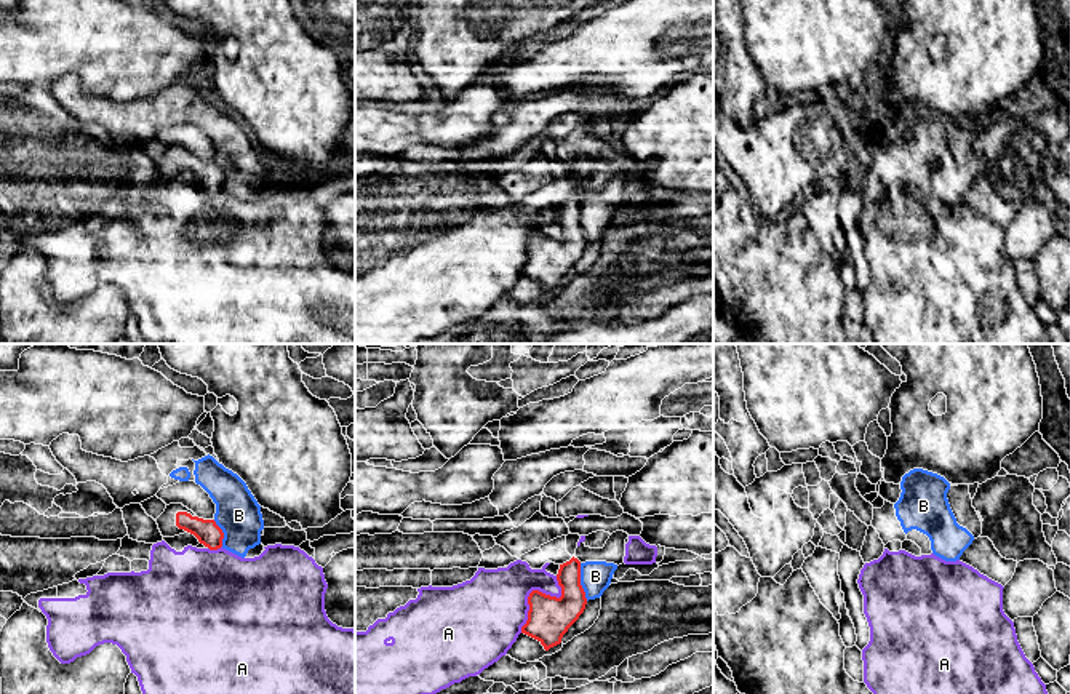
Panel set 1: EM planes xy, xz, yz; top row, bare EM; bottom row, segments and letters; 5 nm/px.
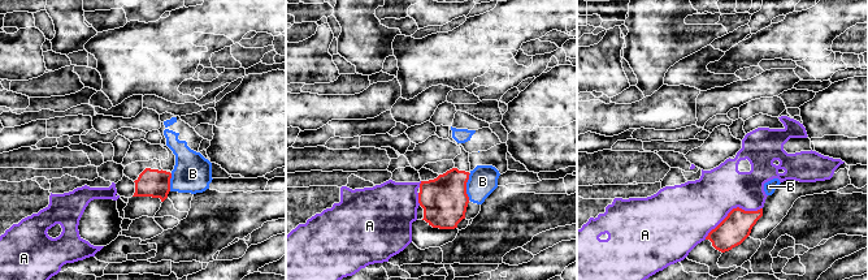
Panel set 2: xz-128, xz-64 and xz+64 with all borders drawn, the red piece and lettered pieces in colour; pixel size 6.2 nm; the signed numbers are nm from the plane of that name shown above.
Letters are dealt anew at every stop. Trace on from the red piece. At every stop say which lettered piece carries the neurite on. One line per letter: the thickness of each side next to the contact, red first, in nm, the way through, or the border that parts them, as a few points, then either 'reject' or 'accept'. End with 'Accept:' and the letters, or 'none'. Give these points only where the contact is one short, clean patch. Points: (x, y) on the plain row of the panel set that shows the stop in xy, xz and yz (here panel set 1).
A: 220 nm thick on the red side, 360 nm on the other; reject
B: 220 nm thick on the red side, 160 nm on the other; border along xz (579, 205), (579, 226), (587, 242); reject
Accept: none

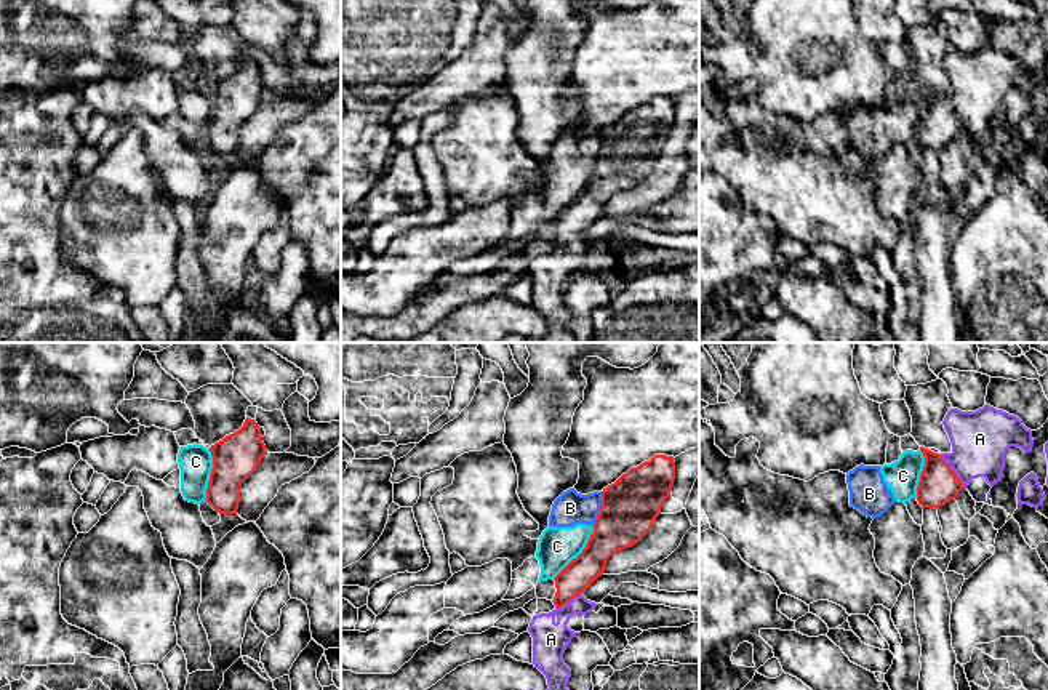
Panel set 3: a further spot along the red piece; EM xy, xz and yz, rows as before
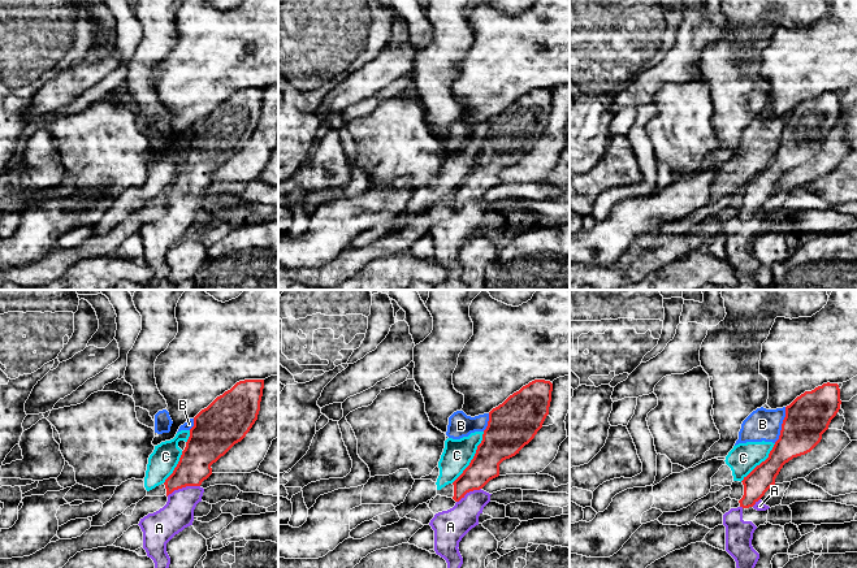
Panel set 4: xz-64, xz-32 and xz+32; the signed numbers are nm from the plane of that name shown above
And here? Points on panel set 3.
A: 190 nm thick on the red side, 300 nm on the other; runs through yz (938, 125), (954, 112), (978, 88), (980, 80); accept
B: 280 nm thick on the red side, 170 nm on the other; border along xz (602, 133), (600, 152), (592, 167); reject
C: 240 nm thick on the red side, 200 nm on the other; border along xz (594, 168), (586, 188), (554, 221); reject
Accept: A

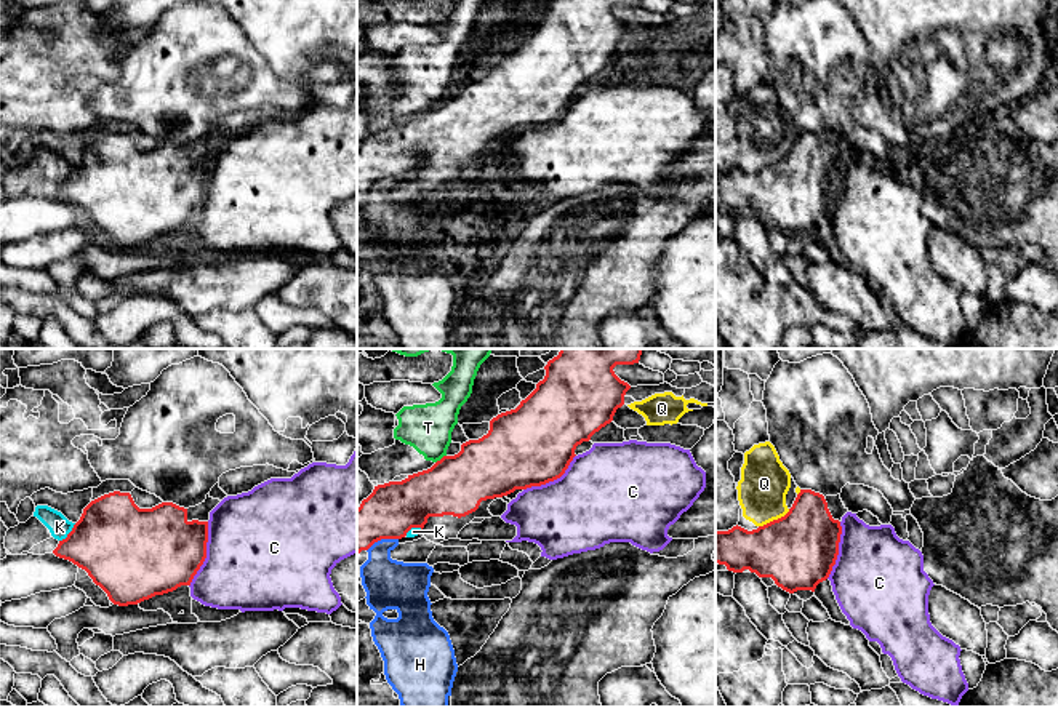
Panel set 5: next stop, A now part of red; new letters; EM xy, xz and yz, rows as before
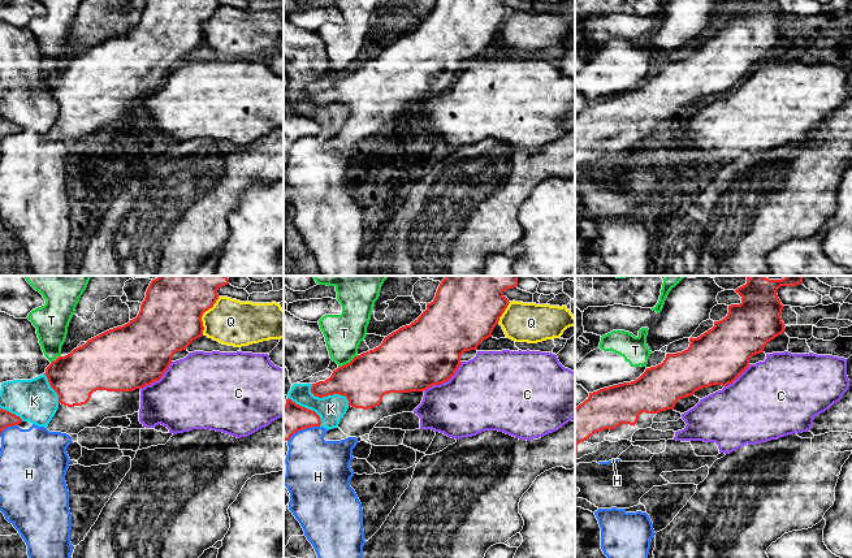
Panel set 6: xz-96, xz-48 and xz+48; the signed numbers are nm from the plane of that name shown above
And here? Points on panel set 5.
C: 440 nm thick on the red side, 500 nm on the other; reject
H: 280 nm thick on the red side, 260 nm on the other; border along xz (397, 179), (381, 179), (367, 192); reject
K: 420 nm thick on the red side, 110 nm on the other; border along xy (76, 165), (60, 183); reject
Q: 380 nm thick on the red side, 240 nm on the other; reject
T: 300 nm thick on the red side, 240 nm on the other; reject
Accept: none

